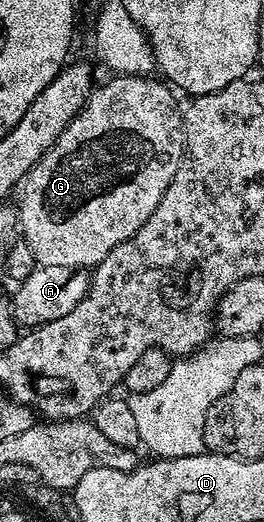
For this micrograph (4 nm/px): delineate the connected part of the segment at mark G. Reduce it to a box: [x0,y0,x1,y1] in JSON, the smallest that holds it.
[19,74,185,269]

